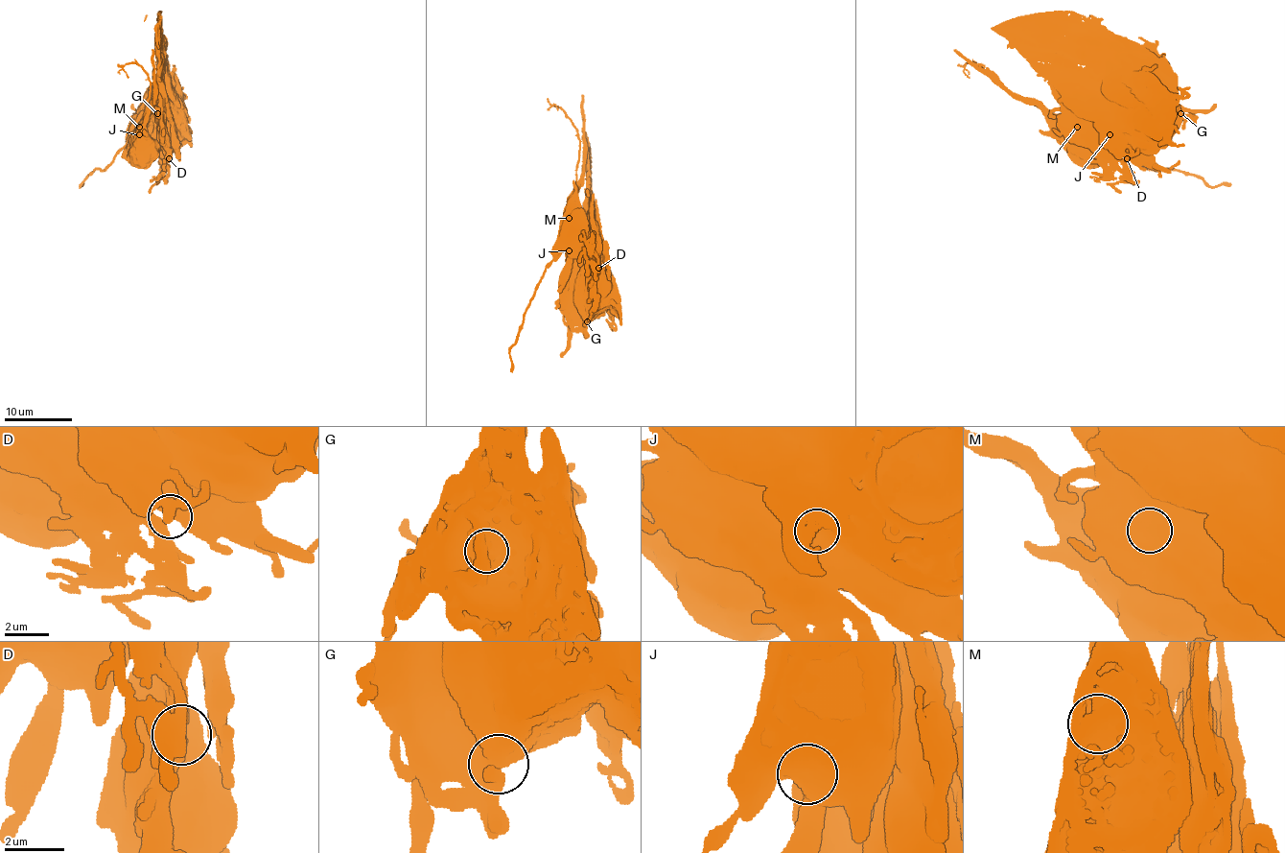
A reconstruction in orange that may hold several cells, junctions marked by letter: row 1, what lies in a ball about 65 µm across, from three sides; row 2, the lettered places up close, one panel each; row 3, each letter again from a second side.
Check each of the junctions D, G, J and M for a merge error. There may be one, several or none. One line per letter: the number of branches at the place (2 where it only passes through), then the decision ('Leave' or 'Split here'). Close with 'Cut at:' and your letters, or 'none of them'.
D: Branches: 1. Leave
G: Branches: 1. Leave
J: Branches: 1. Split here
M: Branches: 2. Split here
Cut at: J, M

